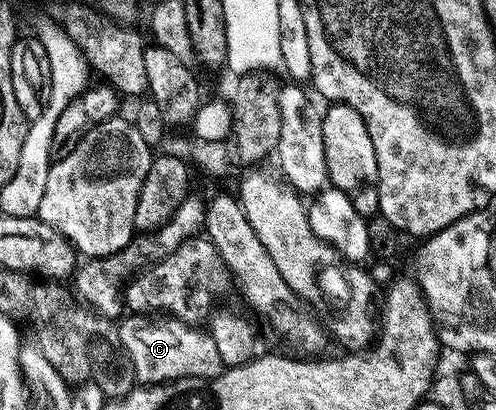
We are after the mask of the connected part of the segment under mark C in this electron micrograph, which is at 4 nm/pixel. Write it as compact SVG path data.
M127 315L117 328L119 344L136 382L161 385L182 377L215 377L225 368L217 343L213 343L206 328L189 325L170 315Z

